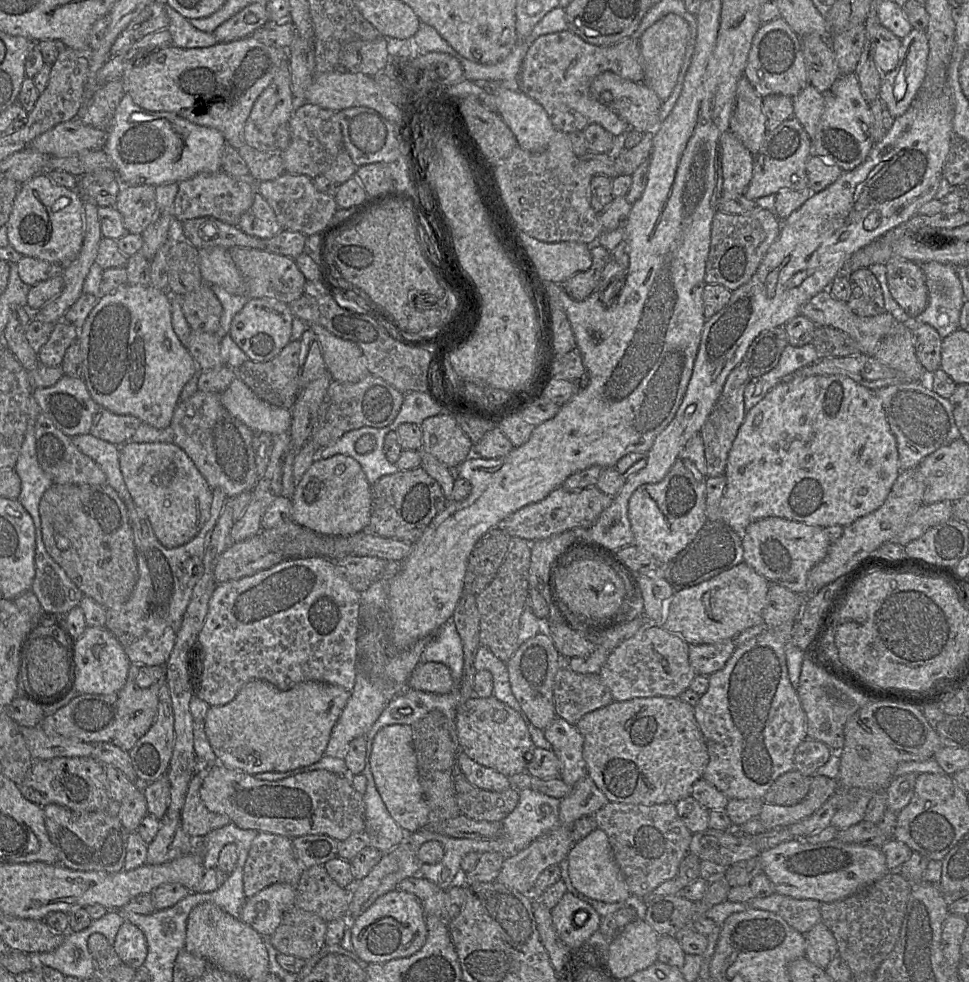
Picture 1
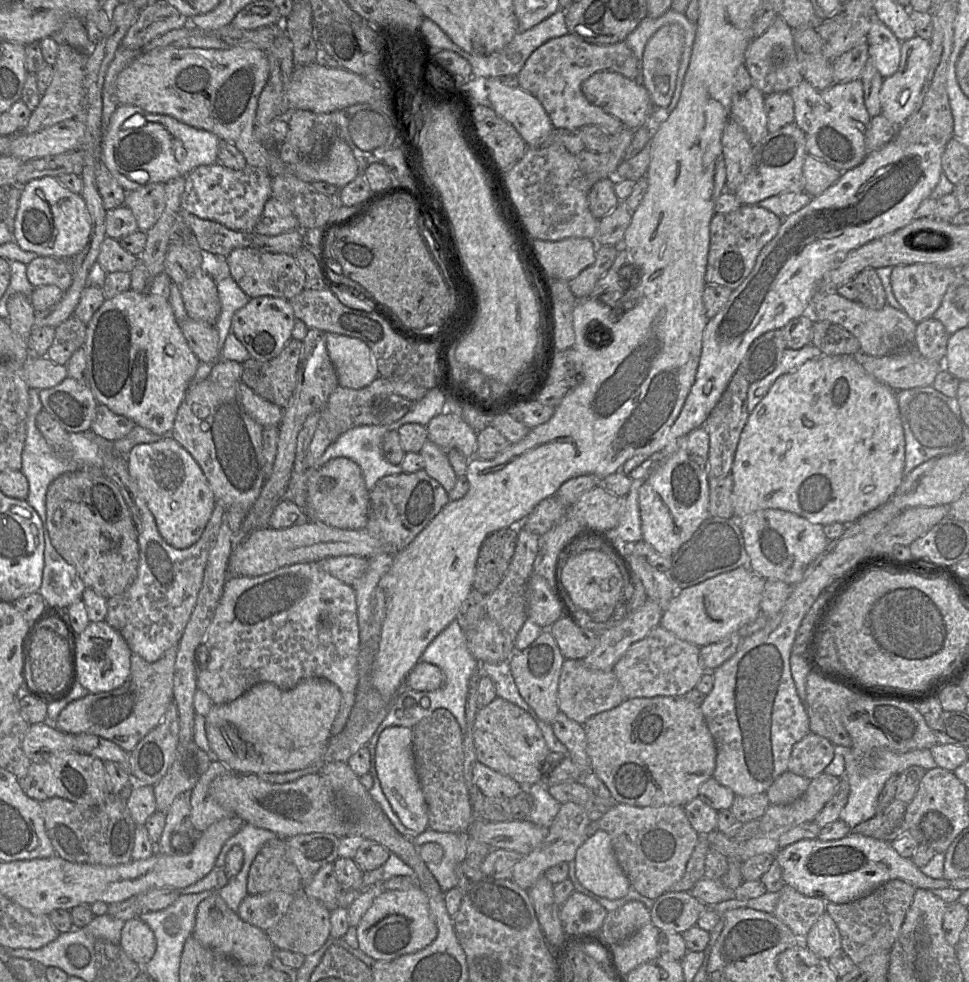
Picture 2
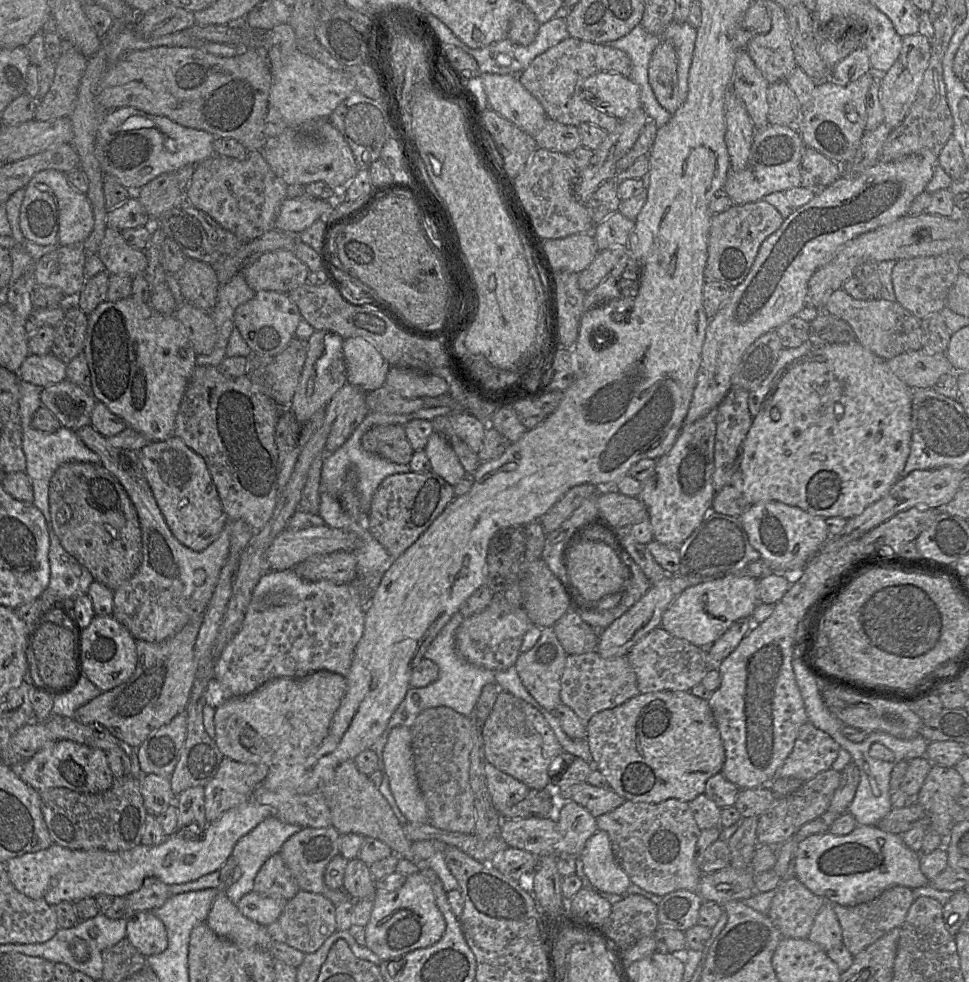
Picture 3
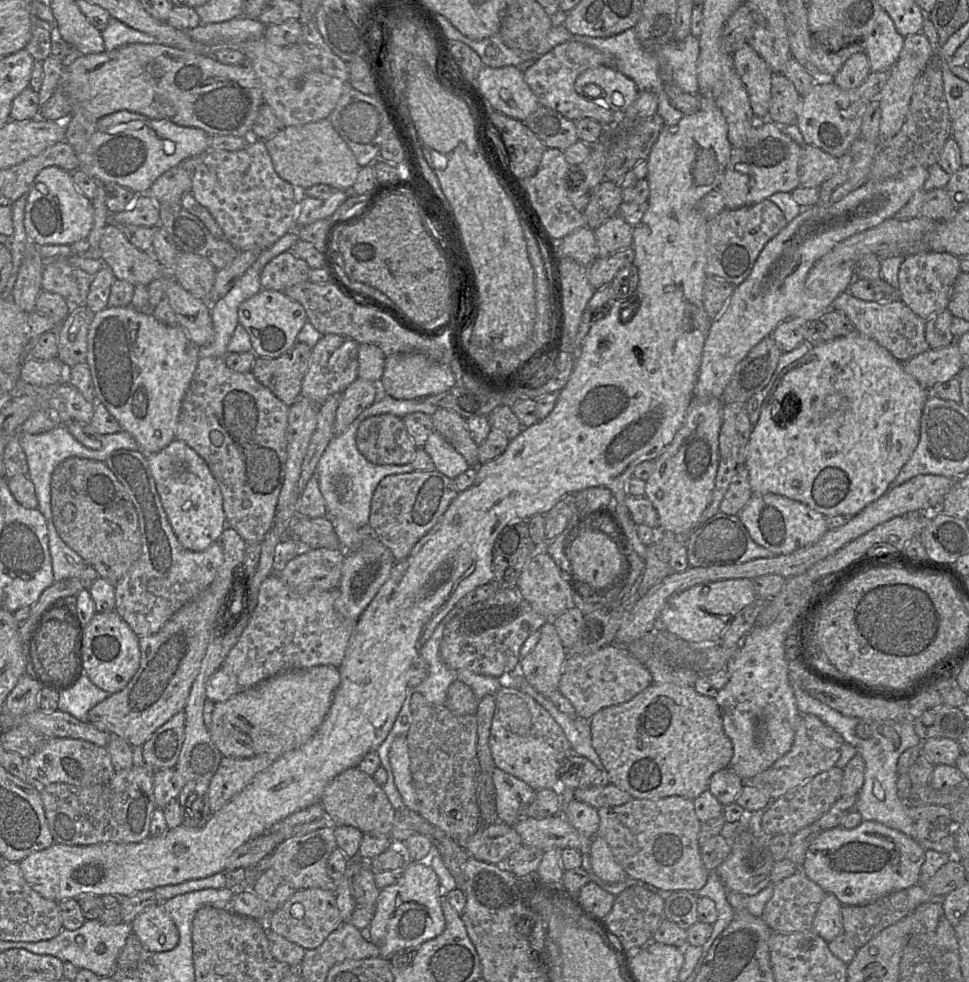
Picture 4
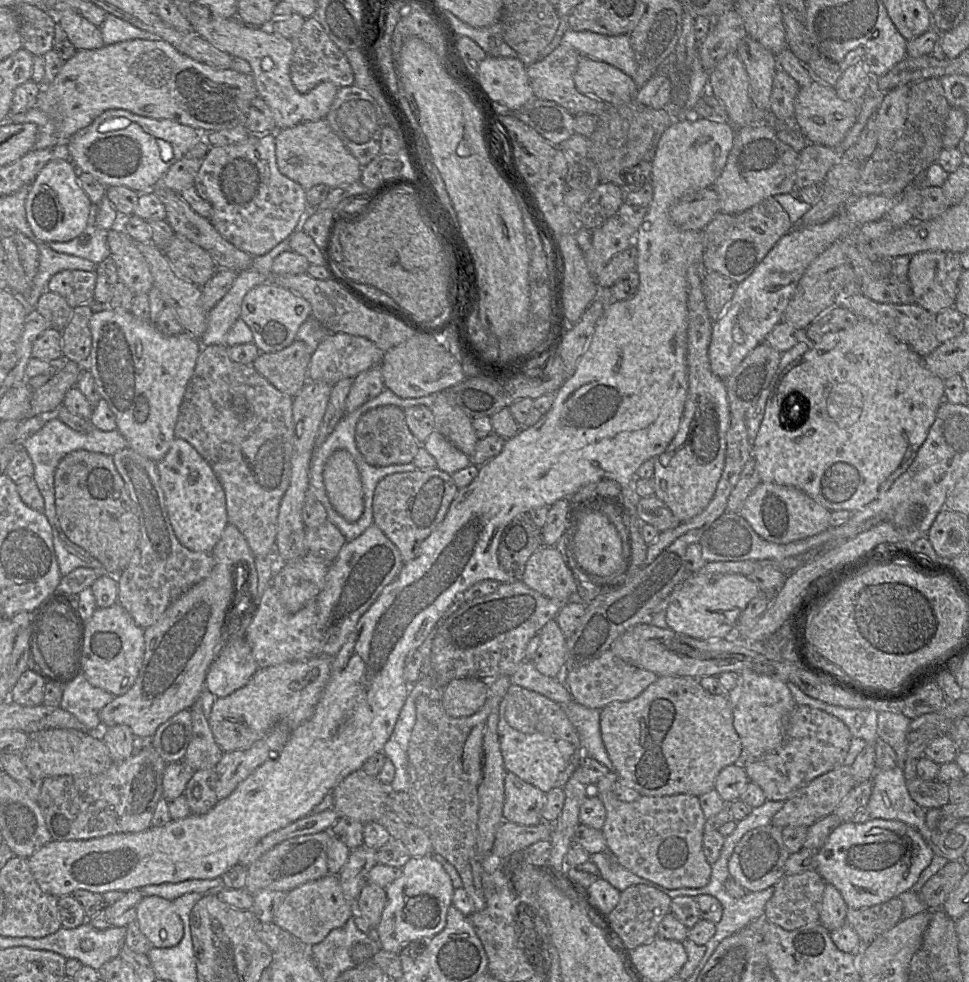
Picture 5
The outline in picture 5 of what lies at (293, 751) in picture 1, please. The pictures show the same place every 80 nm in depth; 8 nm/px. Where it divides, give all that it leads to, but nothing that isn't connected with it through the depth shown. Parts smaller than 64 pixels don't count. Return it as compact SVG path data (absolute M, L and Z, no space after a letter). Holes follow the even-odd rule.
M326 656L258 669L245 686L226 697L217 698L213 703L208 723L214 740L223 752L231 752L250 747L254 742L262 739L277 722L284 722L291 730L294 730L313 715L329 682L330 674L331 658Z

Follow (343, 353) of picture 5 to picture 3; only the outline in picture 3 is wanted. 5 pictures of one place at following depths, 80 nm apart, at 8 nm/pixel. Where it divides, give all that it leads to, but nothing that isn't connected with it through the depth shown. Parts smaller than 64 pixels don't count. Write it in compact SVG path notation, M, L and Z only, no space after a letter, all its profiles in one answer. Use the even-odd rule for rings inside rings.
M326 330L314 331L308 340L307 356L299 384L287 408L293 412L296 420L302 426L309 422L318 411L324 409L332 397L347 383L346 366L342 349L343 341L344 339L340 335Z

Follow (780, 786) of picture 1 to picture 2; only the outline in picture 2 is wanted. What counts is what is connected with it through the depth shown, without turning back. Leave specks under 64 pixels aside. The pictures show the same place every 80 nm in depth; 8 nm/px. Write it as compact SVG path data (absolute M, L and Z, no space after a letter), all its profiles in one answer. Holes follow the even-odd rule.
M786 771L775 779L765 793L770 804L786 805L800 798L809 783L810 780Z

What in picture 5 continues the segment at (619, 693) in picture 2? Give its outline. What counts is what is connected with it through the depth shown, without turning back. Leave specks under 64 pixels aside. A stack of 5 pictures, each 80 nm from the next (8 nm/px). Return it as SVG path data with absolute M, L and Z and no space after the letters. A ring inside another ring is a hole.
M610 649L588 665L562 674L562 681L576 703L586 708L599 710L613 702L625 702L636 698L658 678L653 672L639 669L625 662Z

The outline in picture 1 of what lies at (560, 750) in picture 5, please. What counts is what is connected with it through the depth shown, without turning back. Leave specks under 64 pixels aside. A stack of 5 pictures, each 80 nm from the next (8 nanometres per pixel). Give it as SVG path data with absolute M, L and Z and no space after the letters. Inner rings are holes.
M494 696L472 697L462 703L457 708L455 725L459 748L472 761L506 777L526 772L525 755L532 754L536 746L521 716Z

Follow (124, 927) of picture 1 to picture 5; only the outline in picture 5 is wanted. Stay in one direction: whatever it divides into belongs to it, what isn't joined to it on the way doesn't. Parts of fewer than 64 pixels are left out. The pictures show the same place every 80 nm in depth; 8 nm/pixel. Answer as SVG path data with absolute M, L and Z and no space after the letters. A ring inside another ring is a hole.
M159 896L142 898L137 906L136 921L153 947L170 948L183 937L183 922L174 911L172 901Z

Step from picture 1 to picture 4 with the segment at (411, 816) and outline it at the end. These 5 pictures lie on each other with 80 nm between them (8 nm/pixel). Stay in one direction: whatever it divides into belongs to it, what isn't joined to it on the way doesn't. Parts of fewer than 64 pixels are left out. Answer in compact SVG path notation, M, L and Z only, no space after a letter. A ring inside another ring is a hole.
M406 736L397 737L389 751L394 782L406 808L418 812L418 800L413 784Z

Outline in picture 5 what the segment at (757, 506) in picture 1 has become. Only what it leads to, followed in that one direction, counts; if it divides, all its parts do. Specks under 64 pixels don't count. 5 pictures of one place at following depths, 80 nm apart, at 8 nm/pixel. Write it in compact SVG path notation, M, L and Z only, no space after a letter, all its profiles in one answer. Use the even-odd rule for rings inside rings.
M858 319L851 328L824 334L820 341L811 344L803 355L787 365L779 376L775 373L769 388L764 416L751 446L751 457L756 462L761 482L798 488L828 511L847 510L853 513L888 490L891 484L907 470L925 441L929 428L935 420L937 409L943 401L944 380L925 367L922 356L896 339L884 326L866 319Z

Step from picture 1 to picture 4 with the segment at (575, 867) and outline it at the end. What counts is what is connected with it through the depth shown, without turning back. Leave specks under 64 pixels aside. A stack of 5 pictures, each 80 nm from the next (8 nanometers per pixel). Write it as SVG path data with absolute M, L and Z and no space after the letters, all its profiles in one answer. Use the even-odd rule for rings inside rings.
M599 835L592 838L587 854L590 871L605 883L623 882L628 874L615 859L609 845Z

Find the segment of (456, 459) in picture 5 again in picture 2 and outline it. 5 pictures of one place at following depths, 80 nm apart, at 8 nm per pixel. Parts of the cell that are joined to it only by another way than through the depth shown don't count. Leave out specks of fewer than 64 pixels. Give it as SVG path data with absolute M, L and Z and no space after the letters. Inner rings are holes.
M430 440L425 441L420 454L424 460L425 472L449 493L455 486L457 476L447 454Z

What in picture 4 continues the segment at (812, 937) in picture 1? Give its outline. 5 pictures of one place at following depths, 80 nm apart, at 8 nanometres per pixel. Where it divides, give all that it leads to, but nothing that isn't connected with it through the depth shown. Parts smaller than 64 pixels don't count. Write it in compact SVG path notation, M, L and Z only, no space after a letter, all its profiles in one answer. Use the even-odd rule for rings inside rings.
M826 893L816 912L811 930L831 942L843 933L842 908L838 898L831 893Z

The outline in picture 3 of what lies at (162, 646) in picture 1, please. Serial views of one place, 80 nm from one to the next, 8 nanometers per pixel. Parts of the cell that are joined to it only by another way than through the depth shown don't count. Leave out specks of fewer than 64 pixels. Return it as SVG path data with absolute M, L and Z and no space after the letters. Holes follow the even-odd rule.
M91 425L84 426L76 431L76 434L78 435L79 439L83 442L85 446L87 446L90 450L95 452L99 457L101 458L101 464L120 482L120 484L123 486L124 490L126 491L127 495L129 496L131 502L133 503L135 510L138 515L139 525L141 529L141 538L142 538L142 561L141 564L137 570L137 572L122 586L117 588L114 591L114 598L113 598L113 613L112 616L117 619L123 626L125 626L129 632L132 634L132 636L136 640L144 640L147 642L162 642L165 641L175 634L177 634L188 622L190 622L195 617L198 617L199 615L203 615L209 600L211 599L211 596L214 592L214 589L216 587L216 584L218 582L218 578L221 572L222 567L224 566L228 556L229 556L229 548L230 548L230 541L229 541L229 534L230 534L230 525L227 523L222 530L222 532L219 534L217 539L212 542L205 550L196 552L193 551L186 546L182 545L179 540L173 535L170 528L168 527L158 505L157 502L153 496L152 490L148 484L148 481L146 479L145 475L145 469L143 467L143 464L141 463L139 459L139 453L138 451L132 451L122 448L115 448L112 447L108 442L106 437L98 433L95 428Z

